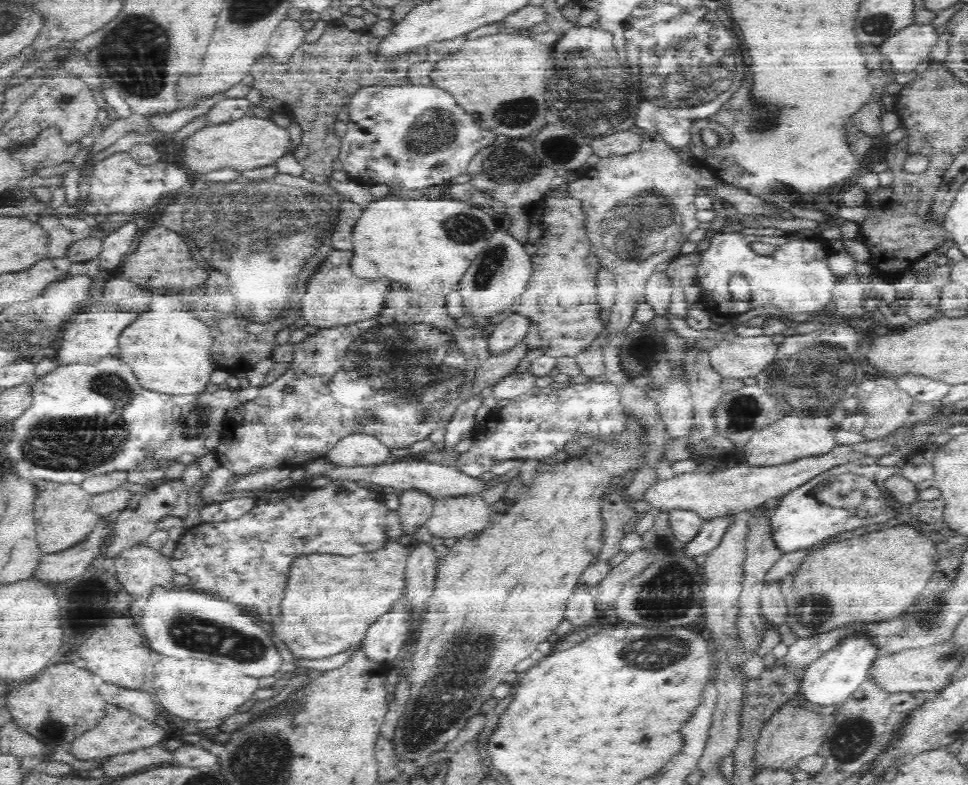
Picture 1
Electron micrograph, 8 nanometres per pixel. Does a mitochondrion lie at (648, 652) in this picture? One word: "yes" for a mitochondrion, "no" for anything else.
yes

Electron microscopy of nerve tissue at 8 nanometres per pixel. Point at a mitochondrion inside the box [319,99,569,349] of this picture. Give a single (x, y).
(439, 123)

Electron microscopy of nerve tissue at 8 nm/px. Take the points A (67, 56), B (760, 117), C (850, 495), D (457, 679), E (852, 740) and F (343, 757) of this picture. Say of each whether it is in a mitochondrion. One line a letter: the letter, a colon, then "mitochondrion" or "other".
A: other
B: mitochondrion
C: mitochondrion
D: mitochondrion
E: mitochondrion
F: other

